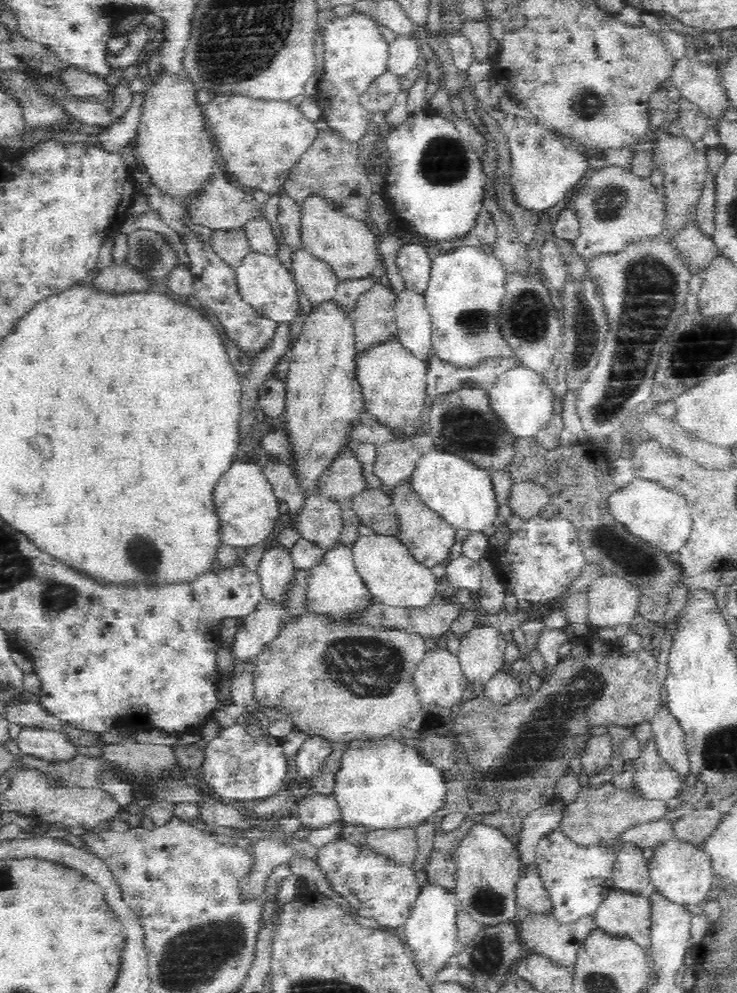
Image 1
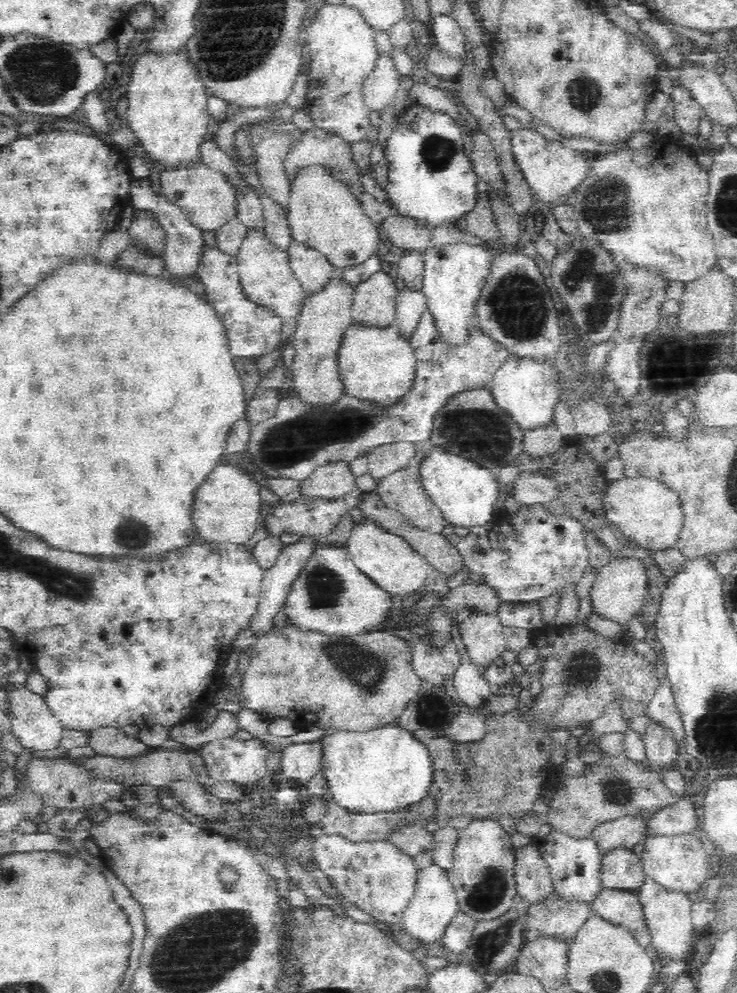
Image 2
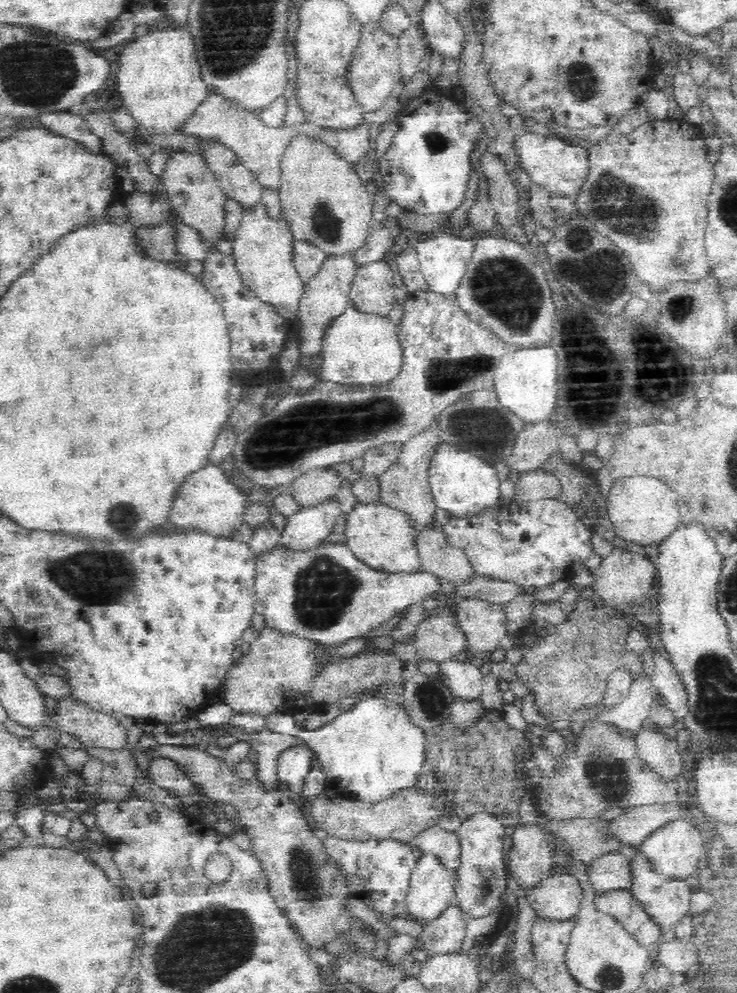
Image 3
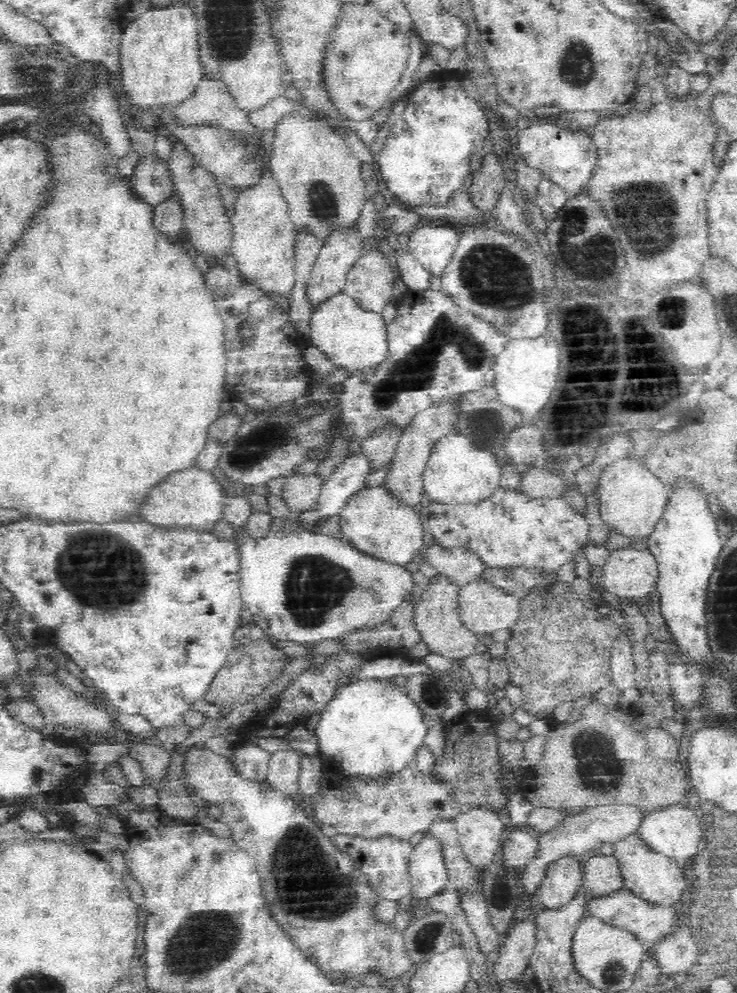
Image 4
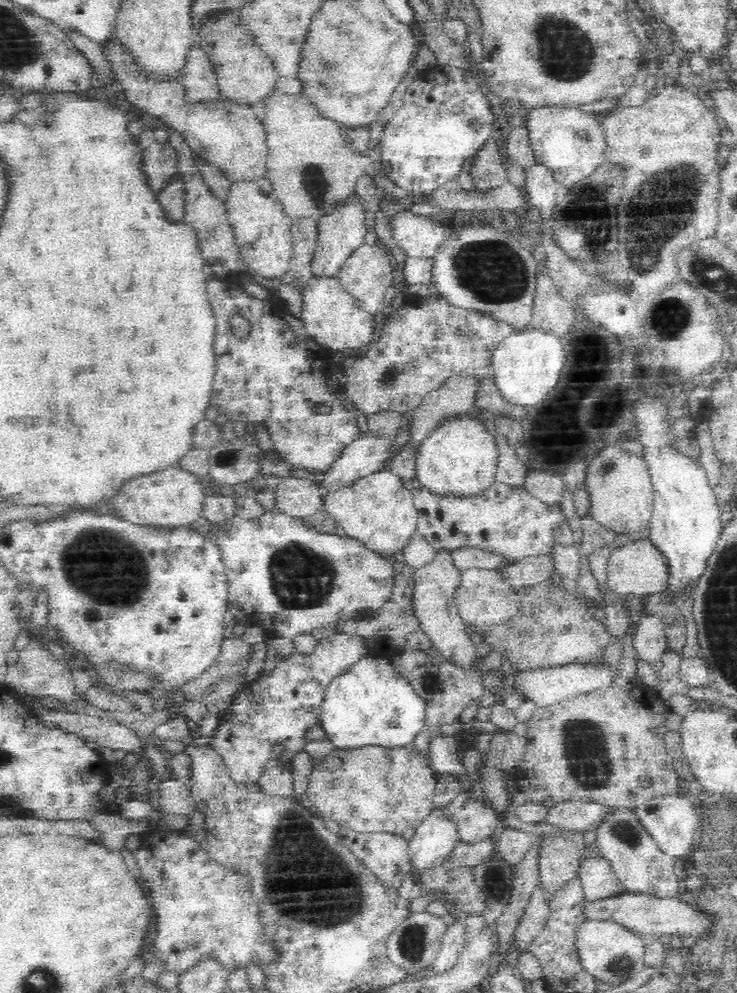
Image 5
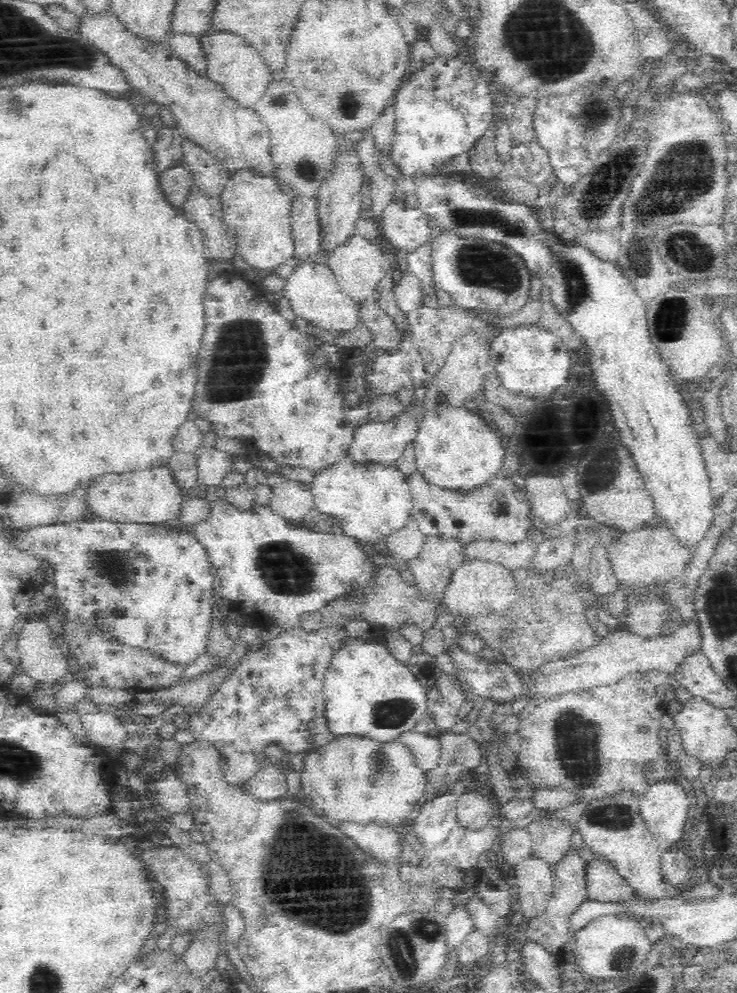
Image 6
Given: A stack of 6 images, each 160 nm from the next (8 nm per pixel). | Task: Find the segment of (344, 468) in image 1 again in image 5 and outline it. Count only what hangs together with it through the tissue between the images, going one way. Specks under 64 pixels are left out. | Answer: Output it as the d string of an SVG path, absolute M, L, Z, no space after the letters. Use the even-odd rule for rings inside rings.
M301 473L282 478L273 494L276 498L275 509L287 516L307 522L309 518L322 515L322 488Z

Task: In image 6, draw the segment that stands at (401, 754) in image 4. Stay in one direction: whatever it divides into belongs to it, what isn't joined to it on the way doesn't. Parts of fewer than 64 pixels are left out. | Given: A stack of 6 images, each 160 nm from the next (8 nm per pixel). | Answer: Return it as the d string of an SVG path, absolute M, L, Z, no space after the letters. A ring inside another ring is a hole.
M354 628L325 670L324 715L335 736L358 735L391 741L403 732L425 727L430 715L427 689L404 662L396 660L384 642L365 636L365 628Z

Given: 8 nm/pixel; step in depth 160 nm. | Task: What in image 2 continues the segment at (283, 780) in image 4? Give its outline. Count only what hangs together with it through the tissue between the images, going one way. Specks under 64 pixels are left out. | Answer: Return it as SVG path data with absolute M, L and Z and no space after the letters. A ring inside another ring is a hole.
M300 742L287 746L280 757L280 776L294 778L302 784L322 771L321 744L318 742Z

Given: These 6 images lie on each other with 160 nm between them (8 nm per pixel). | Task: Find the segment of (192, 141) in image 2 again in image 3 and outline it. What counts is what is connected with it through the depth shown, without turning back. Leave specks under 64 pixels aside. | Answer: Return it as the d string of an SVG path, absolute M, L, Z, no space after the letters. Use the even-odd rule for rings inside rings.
M184 24L157 30L152 25L148 34L125 45L121 46L118 77L114 81L118 104L134 117L140 128L150 129L152 134L177 133L181 122L196 110L210 90L203 81L191 29Z

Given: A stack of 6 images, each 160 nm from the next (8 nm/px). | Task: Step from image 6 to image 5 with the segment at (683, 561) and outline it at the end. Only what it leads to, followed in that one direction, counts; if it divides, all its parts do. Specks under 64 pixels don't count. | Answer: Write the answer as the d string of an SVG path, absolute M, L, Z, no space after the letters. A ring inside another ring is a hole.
M648 537L632 540L632 542L612 550L610 558L608 558L607 583L605 586L637 601L637 599L646 595L665 591L670 578L671 573L666 556Z

